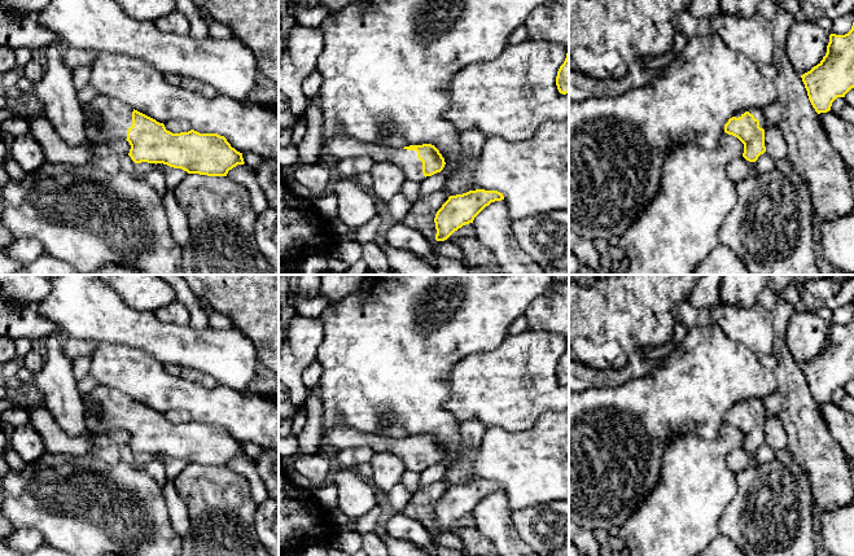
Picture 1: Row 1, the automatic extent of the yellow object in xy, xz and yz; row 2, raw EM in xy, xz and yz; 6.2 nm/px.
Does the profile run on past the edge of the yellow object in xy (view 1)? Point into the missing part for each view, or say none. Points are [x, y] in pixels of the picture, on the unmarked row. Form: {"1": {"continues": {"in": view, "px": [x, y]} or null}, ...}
{"1": {"continues": {"in": "xy", "px": [114, 407]}}}

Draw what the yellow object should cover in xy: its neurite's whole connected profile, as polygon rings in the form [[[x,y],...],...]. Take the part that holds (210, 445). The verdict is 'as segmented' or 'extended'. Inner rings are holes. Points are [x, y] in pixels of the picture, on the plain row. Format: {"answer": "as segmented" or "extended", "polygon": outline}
{"answer": "extended", "polygon": [[[100,385],[83,399],[88,432],[124,429],[131,435],[128,446],[135,454],[163,454],[207,467],[227,467],[229,460],[245,454],[242,443],[224,426],[194,420],[172,424],[163,413],[119,390]]]}

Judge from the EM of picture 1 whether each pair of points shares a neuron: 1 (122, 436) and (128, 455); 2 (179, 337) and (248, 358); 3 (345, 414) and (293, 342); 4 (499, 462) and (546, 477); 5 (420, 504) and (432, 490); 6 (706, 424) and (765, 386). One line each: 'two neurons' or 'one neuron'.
1: two neurons
2: one neuron
3: two neurons
4: one neuron
5: one neuron
6: one neuron

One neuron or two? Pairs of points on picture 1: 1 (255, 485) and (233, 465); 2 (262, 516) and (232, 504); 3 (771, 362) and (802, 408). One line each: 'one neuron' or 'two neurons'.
1: one neuron
2: two neurons
3: two neurons

